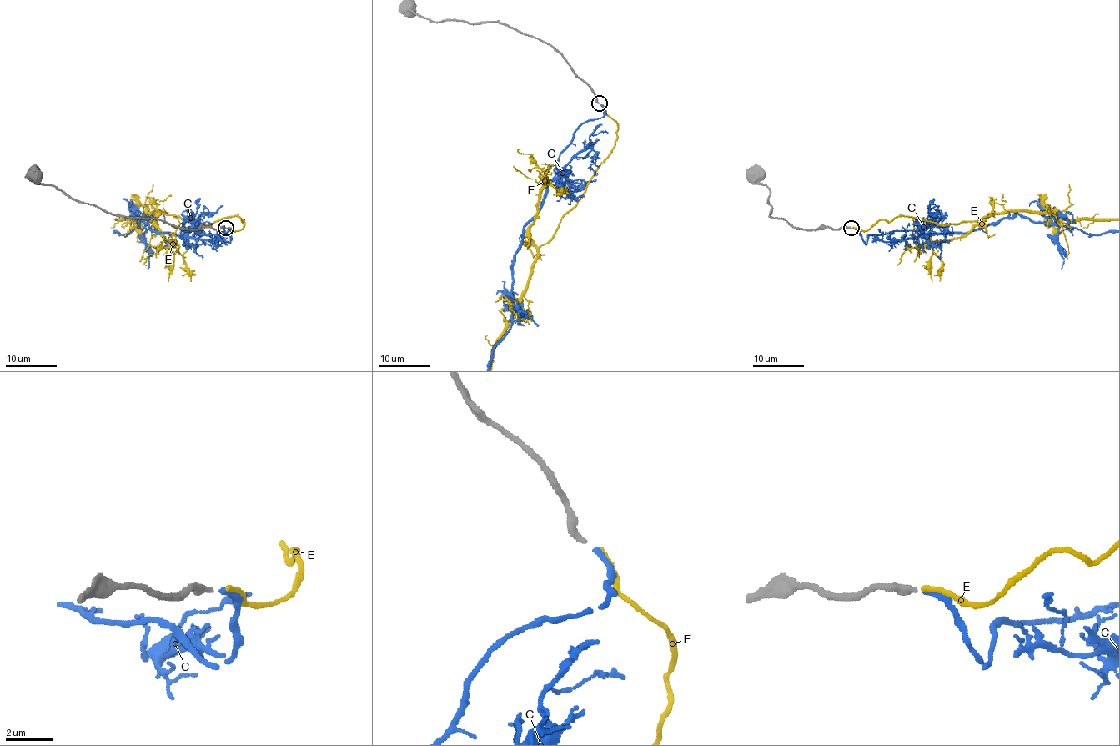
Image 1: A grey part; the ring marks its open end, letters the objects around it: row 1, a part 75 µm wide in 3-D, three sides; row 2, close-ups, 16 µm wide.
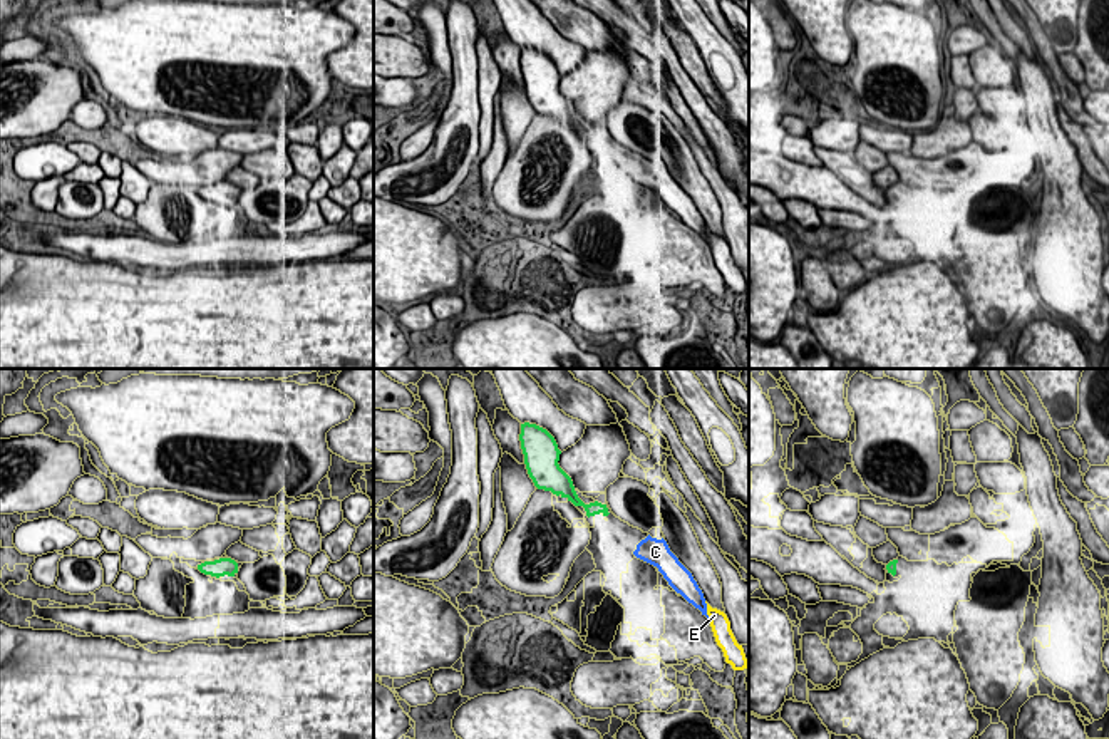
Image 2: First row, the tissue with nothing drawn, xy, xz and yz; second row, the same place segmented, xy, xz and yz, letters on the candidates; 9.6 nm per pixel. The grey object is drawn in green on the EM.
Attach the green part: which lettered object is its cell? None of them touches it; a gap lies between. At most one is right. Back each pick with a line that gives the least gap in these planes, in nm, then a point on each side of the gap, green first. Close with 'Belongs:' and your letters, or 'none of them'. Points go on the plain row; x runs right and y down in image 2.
C: 400 nm | xz (608, 138), (639, 168)
Belongs: C

